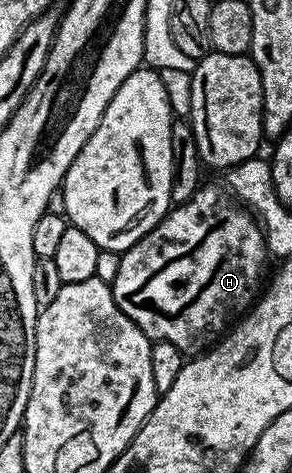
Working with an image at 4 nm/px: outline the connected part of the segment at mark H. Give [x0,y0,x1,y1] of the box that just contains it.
[112,185,268,352]

